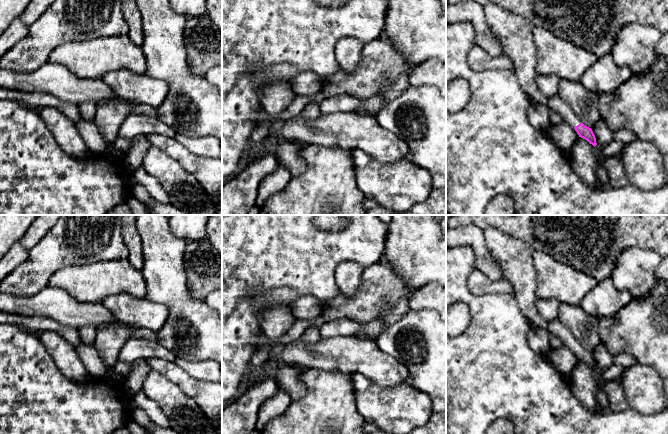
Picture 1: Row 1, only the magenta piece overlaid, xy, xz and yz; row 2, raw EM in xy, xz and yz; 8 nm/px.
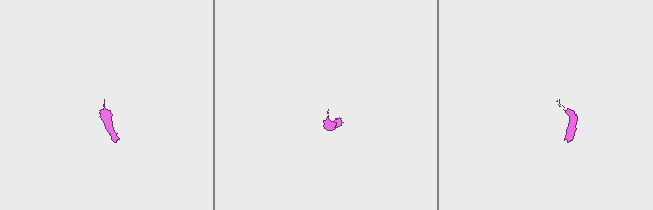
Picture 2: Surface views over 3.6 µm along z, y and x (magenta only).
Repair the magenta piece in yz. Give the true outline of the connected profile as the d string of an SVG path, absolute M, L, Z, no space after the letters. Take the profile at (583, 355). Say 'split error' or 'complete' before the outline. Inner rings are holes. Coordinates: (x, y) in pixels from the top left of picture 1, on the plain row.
split error; M558 319L548 322L548 332L559 337L566 347L575 353L579 361L587 364L594 371L597 369L595 359L591 352L585 350L575 339L573 334Z

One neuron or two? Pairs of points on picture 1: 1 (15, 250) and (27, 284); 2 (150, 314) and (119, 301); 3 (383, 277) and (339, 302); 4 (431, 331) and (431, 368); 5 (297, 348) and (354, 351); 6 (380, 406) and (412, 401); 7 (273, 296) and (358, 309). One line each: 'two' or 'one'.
1: two
2: one
3: one
4: one
5: one
6: one
7: two

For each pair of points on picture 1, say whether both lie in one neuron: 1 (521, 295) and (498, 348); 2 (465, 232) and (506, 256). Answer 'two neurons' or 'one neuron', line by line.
1: two neurons
2: two neurons

